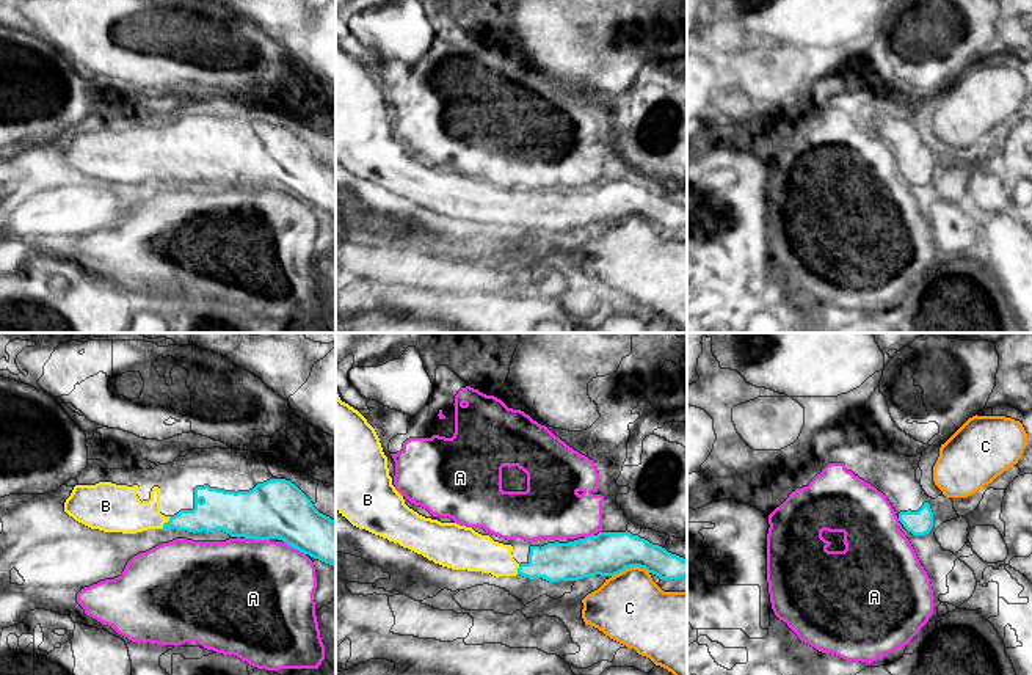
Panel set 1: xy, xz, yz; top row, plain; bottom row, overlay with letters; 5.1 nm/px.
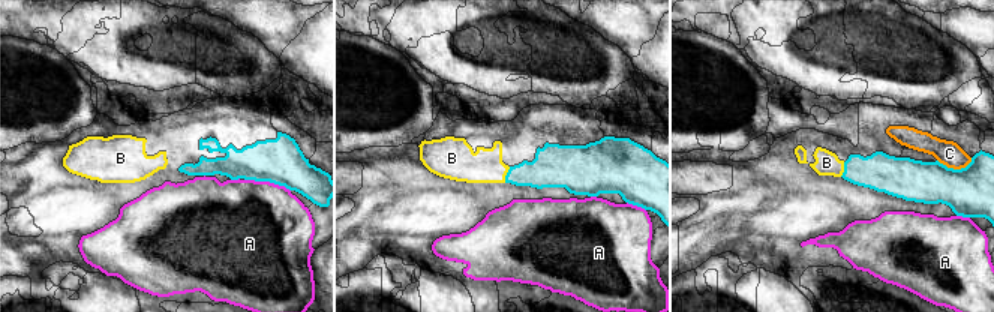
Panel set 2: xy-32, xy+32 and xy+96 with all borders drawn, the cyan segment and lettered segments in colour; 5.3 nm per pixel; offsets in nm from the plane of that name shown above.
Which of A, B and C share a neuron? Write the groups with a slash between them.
A / B / C

